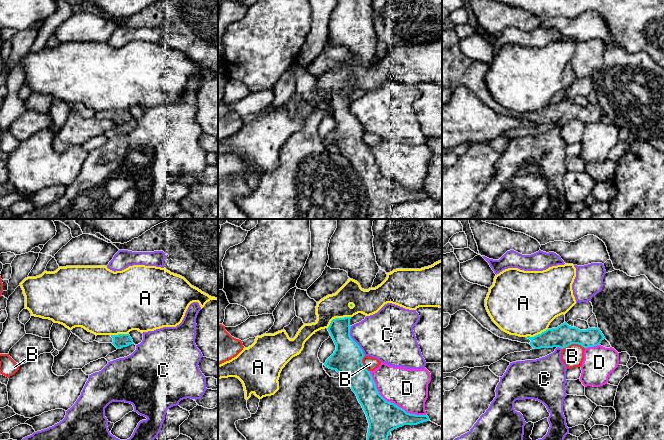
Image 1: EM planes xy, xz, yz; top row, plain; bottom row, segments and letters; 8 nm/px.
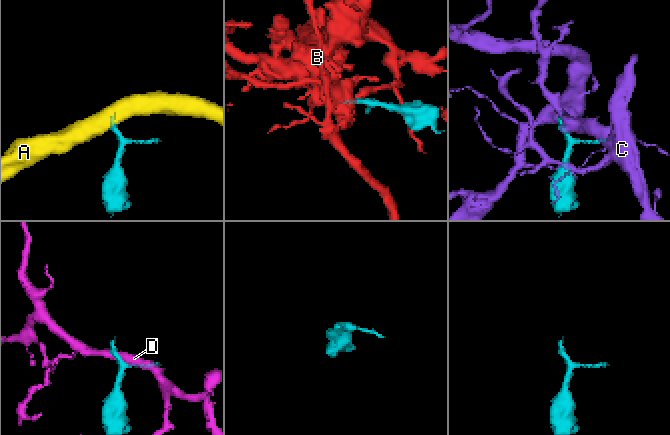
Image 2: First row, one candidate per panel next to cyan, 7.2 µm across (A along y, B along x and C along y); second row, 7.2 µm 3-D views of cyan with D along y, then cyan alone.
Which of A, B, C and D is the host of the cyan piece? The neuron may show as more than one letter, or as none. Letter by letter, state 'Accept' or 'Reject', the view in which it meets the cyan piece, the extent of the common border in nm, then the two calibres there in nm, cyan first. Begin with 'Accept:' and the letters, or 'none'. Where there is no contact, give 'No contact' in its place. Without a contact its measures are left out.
Accept: none
A: Reject. Touches cyan in xz. Shared border 220 nm. Thickness 170 nm (cyan) against 200 nm
B: Reject. Touches cyan in yz. Shared border 180 nm. Thickness 180 nm (cyan) against 180 nm
C: Reject. Touches cyan in xz. Shared border 260 nm. Thickness 240 nm (cyan) against 380 nm
D: Reject. Touches cyan in xz. Shared border 600 nm. Thickness 260 nm (cyan) against 320 nm

